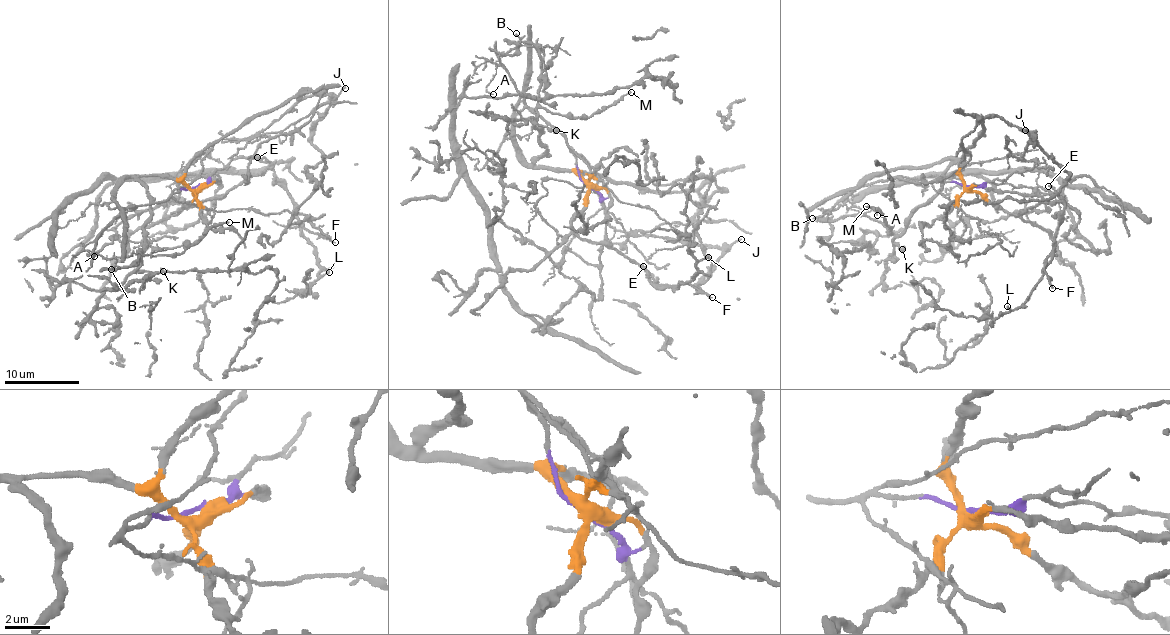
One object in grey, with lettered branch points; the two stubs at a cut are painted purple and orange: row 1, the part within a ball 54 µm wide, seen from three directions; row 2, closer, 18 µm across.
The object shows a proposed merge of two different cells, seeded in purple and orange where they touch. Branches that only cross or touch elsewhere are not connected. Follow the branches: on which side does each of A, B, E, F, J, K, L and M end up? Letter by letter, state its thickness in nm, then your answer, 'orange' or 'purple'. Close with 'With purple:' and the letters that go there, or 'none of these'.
A: calibre 100 nm; purple
B: calibre 80 nm; purple
E: calibre 190 nm; orange
F: calibre 160 nm; orange
J: calibre 180 nm; orange
K: calibre 320 nm; orange
L: calibre 170 nm; orange
M: calibre 130 nm; orange
With purple: A, B

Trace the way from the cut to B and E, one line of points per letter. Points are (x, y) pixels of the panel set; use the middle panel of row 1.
B: (588, 186), (579, 174), (577, 156), (567, 140), (530, 107), (497, 55), (519, 46), (516, 33)
E: (588, 184), (587, 205), (573, 222), (574, 230), (591, 242), (606, 242), (636, 262), (653, 281), (643, 266)

